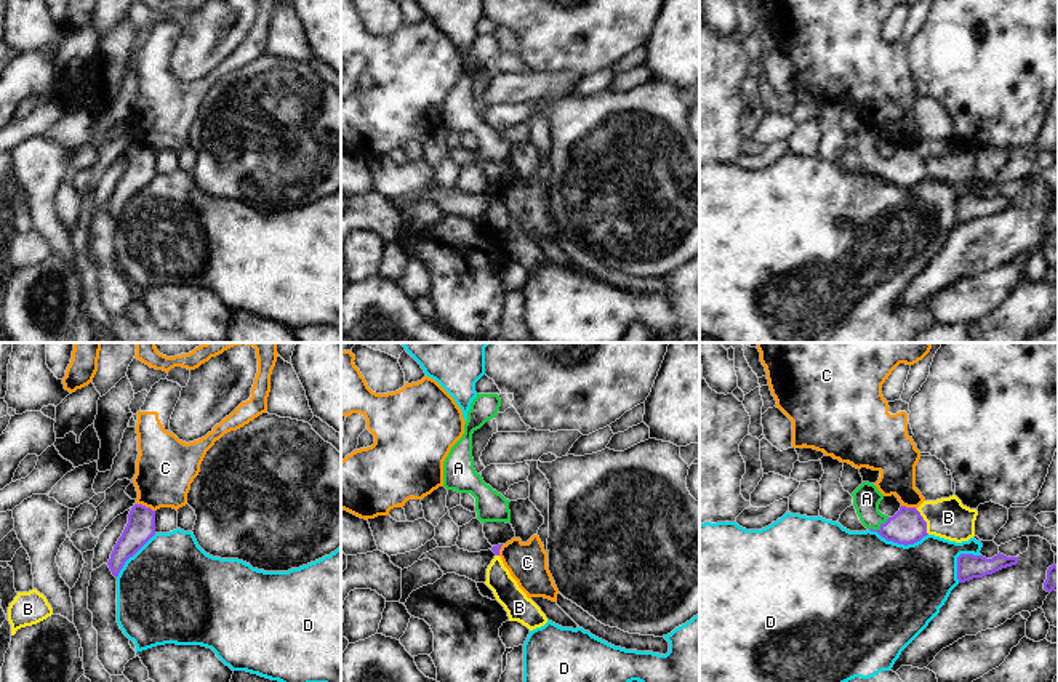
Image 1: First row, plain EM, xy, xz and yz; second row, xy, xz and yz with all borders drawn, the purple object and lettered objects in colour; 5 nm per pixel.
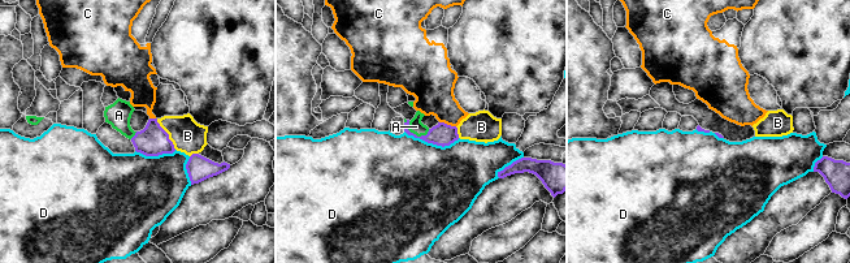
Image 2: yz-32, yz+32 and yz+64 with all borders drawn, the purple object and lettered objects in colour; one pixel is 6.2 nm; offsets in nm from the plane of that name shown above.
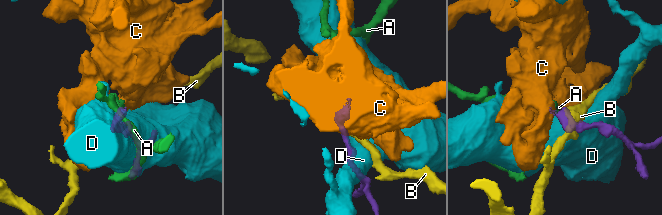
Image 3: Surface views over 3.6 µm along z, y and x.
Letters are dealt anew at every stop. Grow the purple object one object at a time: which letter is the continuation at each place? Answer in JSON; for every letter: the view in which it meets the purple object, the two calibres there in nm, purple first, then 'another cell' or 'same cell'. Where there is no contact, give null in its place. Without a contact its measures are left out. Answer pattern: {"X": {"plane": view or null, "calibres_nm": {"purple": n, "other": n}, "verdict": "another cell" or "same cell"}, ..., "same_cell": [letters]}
{"A": {"plane": "yz", "calibres_nm": {"purple": 180, "other": 140}, "verdict": "same cell"}, "B": {"plane": "yz", "calibres_nm": {"purple": 180, "other": 200}, "verdict": "another cell"}, "C": {"plane": "xy", "calibres_nm": {"purple": 140, "other": 300}, "verdict": "another cell"}, "D": {"plane": "yz", "calibres_nm": {"purple": 180, "other": 500}, "verdict": "another cell"}, "same_cell": ["A"]}

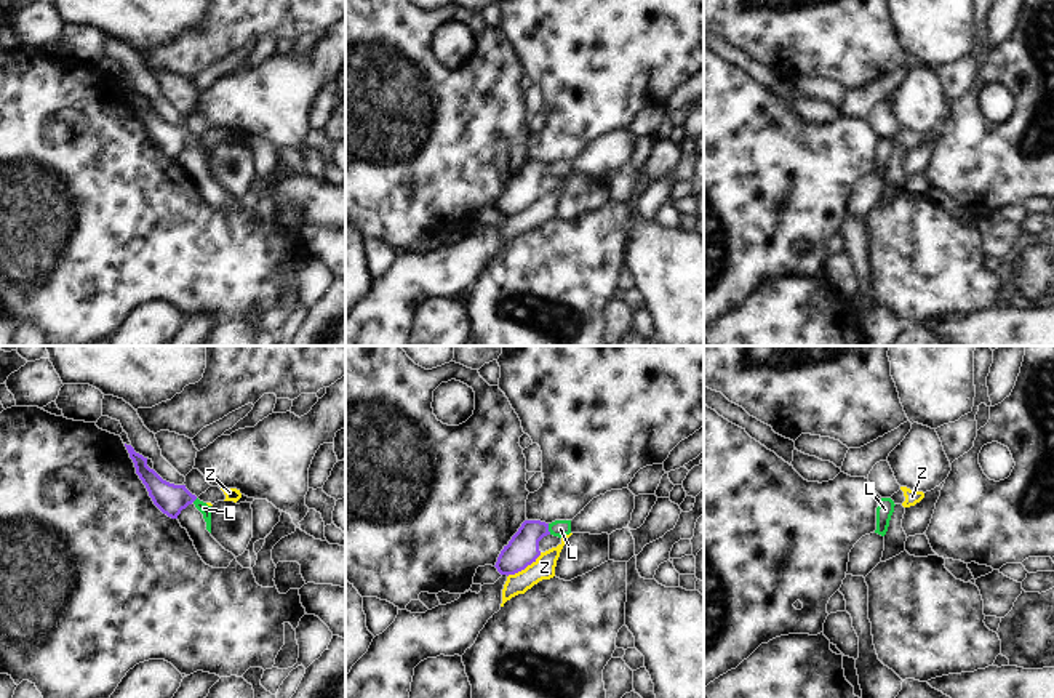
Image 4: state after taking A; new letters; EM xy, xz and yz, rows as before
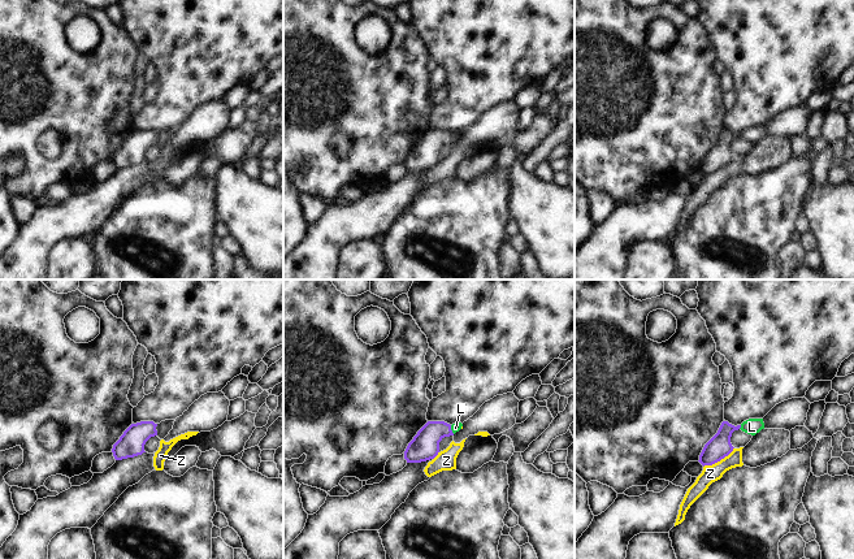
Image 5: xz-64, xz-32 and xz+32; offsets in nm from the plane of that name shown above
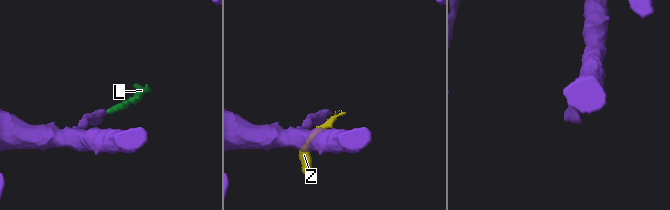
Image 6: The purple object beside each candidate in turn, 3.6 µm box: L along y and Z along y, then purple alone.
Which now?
{"L": {"plane": "xz", "calibres_nm": {"purple": 160, "other": 90}, "verdict": "same cell"}, "Z": {"plane": "xz", "calibres_nm": {"purple": 160, "other": 110}, "verdict": "another cell"}, "same_cell": ["L"]}

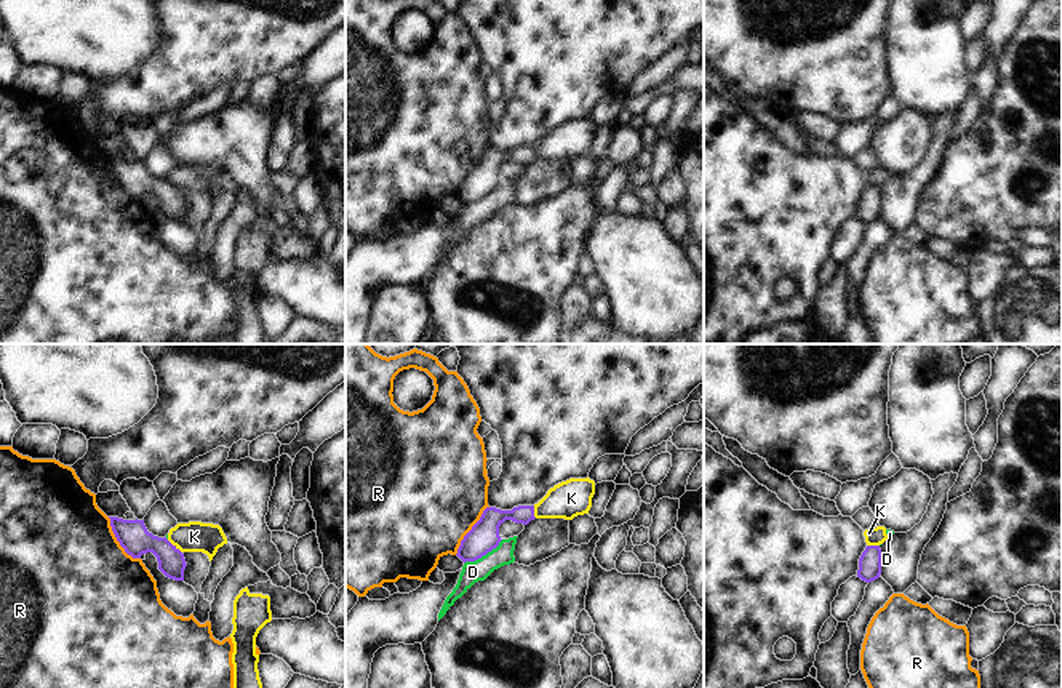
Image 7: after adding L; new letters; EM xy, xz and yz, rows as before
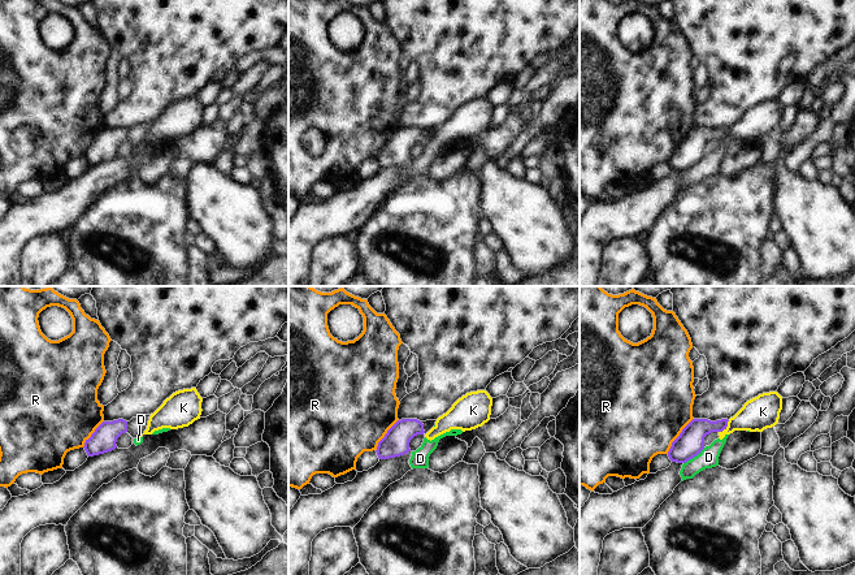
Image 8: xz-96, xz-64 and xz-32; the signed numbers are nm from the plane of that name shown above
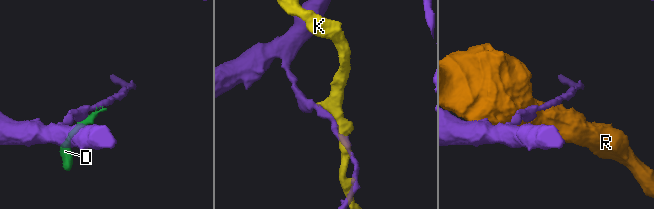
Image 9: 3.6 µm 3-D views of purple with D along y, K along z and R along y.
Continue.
{"D": {"plane": "xz", "calibres_nm": {"purple": 150, "other": 110}, "verdict": "another cell"}, "K": {"plane": "xy", "calibres_nm": {"purple": 160, "other": 160}, "verdict": "another cell"}, "R": {"plane": "xy", "calibres_nm": {"purple": 160, "other": 500}, "verdict": "another cell"}, "same_cell": []}

